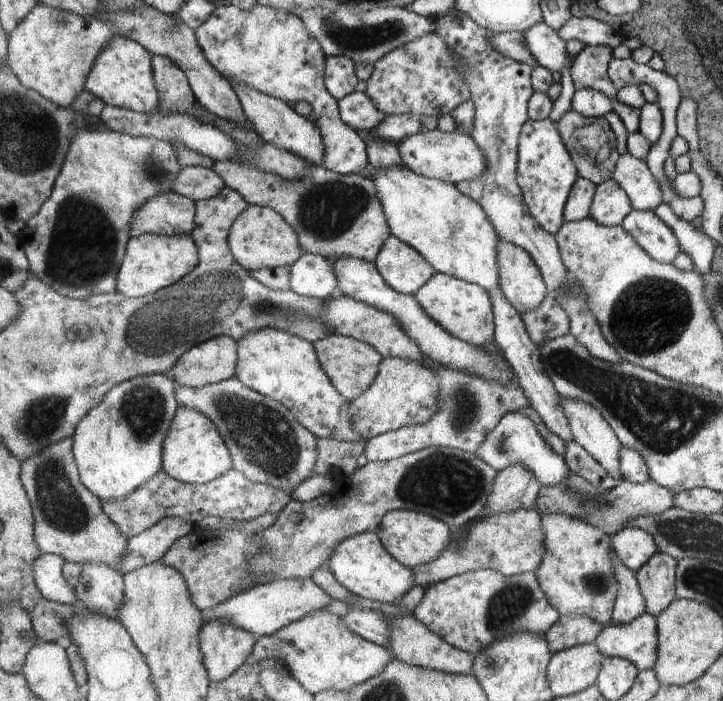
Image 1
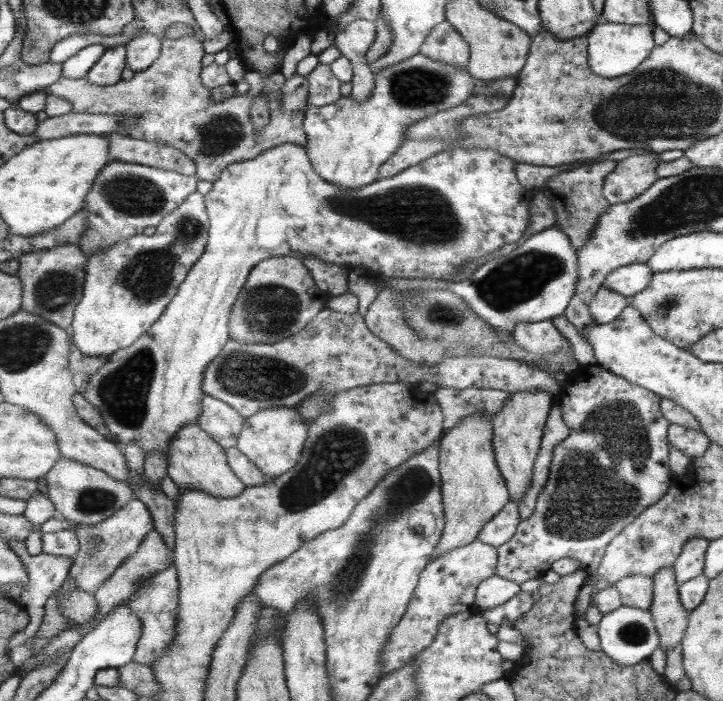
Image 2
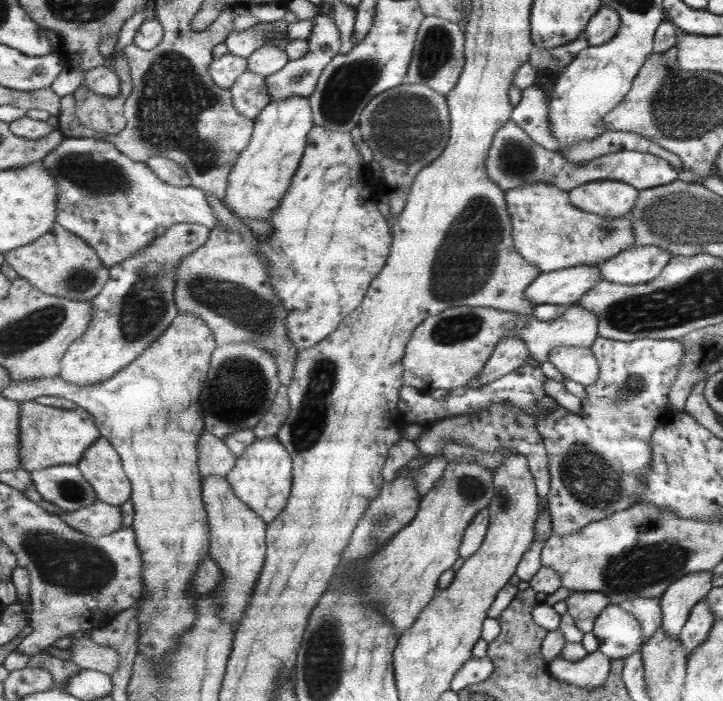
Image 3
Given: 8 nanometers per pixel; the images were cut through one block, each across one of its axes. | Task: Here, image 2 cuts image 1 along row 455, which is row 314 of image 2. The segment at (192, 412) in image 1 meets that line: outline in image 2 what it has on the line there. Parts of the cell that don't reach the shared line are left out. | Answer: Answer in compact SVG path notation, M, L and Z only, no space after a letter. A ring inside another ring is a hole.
M281 144L261 152L259 156L248 161L232 164L232 166L227 167L223 171L221 178L213 183L212 189L206 194L206 208L210 217L210 236L204 255L193 266L192 271L189 272L184 284L181 284L180 290L177 291L172 303L165 309L161 318L149 329L149 333L144 334L130 348L122 349L114 356L109 357L109 363L105 364L105 366L101 367L101 370L89 377L89 383L83 389L83 396L91 404L95 404L100 409L101 416L103 416L109 432L113 434L113 438L117 442L121 442L122 448L135 442L135 444L141 447L145 456L149 456L153 452L161 452L163 456L167 456L169 446L171 446L177 432L184 426L187 426L187 424L198 423L201 415L204 414L203 399L206 395L204 391L205 372L207 372L209 364L213 363L213 360L216 360L221 355L224 347L231 339L229 325L232 318L233 305L237 302L243 286L248 283L250 272L262 260L276 256L301 258L313 255L313 257L323 259L330 264L339 264L350 270L354 267L362 267L365 269L366 276L386 279L437 279L452 281L452 275L465 262L477 260L481 256L491 255L491 253L501 248L505 243L514 243L521 239L523 232L527 230L527 223L529 222L529 203L536 192L537 190L535 189L526 189L521 186L521 180L517 180L517 162L514 162L511 158L506 158L505 155L497 154L497 151L485 150L485 148L481 147L473 147L473 150L465 147L457 147L456 150L443 151L411 168L405 169L401 174L393 176L393 178L379 177L373 184L369 184L369 186L364 186L363 188L353 188L353 190L339 188L339 186L331 184L329 180L325 180L314 168L311 157L308 154L308 149L300 144Z

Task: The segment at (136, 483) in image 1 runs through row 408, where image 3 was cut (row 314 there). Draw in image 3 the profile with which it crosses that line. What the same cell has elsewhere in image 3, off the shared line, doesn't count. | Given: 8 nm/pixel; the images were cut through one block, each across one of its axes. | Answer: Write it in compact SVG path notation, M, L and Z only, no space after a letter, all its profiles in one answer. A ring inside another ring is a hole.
M181 222L165 230L163 236L159 236L153 246L139 251L128 258L123 264L117 264L110 268L108 284L103 287L100 294L92 300L95 312L92 314L92 322L81 339L75 340L61 361L62 373L66 381L90 385L112 379L119 371L123 371L129 364L135 362L140 356L151 348L164 335L164 332L172 326L173 320L180 313L176 303L176 273L182 260L203 247L212 235L212 230L203 224Z

